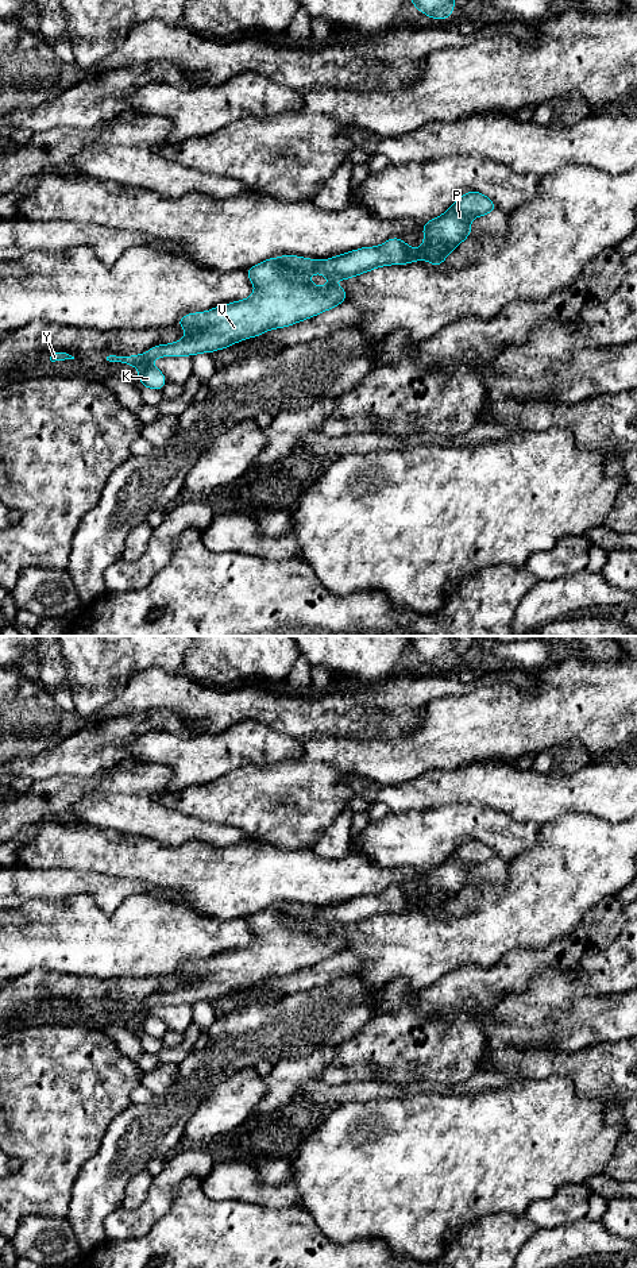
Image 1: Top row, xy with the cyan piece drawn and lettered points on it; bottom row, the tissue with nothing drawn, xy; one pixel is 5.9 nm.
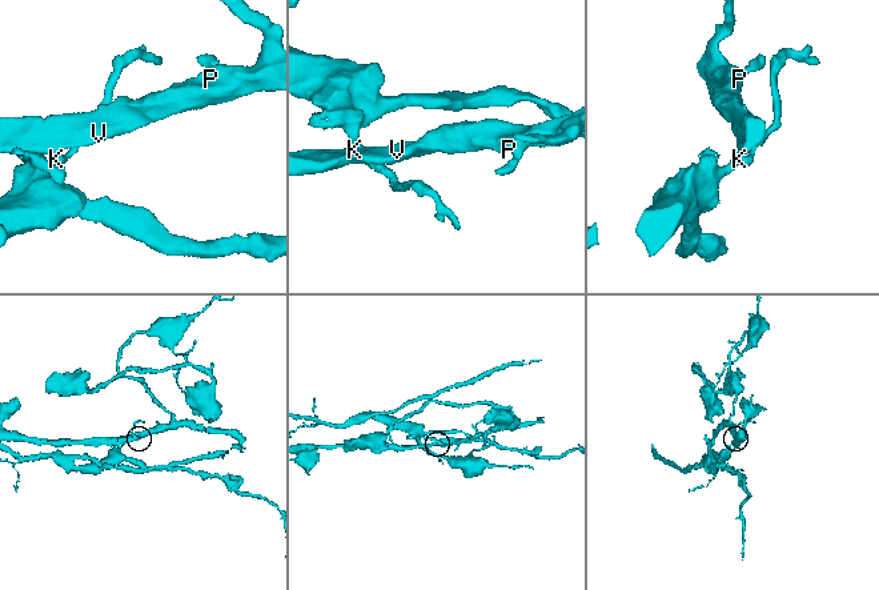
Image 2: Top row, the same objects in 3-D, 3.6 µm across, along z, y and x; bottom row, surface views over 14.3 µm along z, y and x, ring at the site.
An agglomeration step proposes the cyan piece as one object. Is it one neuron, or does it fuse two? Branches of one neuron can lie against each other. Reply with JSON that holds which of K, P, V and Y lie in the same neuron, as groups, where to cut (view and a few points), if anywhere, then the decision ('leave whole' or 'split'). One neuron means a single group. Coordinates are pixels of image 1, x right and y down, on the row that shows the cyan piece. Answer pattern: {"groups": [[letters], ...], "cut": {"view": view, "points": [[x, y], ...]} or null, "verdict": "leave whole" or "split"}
{"groups": [["K"], ["P", "V", "Y"]], "cut": {"view": "xy", "points": [[150, 361], [141, 367]]}, "verdict": "split"}

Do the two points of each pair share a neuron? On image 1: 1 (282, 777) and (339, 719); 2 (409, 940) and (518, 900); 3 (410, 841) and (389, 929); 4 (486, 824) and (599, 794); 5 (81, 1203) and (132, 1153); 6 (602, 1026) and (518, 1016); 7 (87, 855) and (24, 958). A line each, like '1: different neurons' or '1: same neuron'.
1: different neurons
2: same neuron
3: different neurons
4: different neurons
5: same neuron
6: same neuron
7: different neurons

